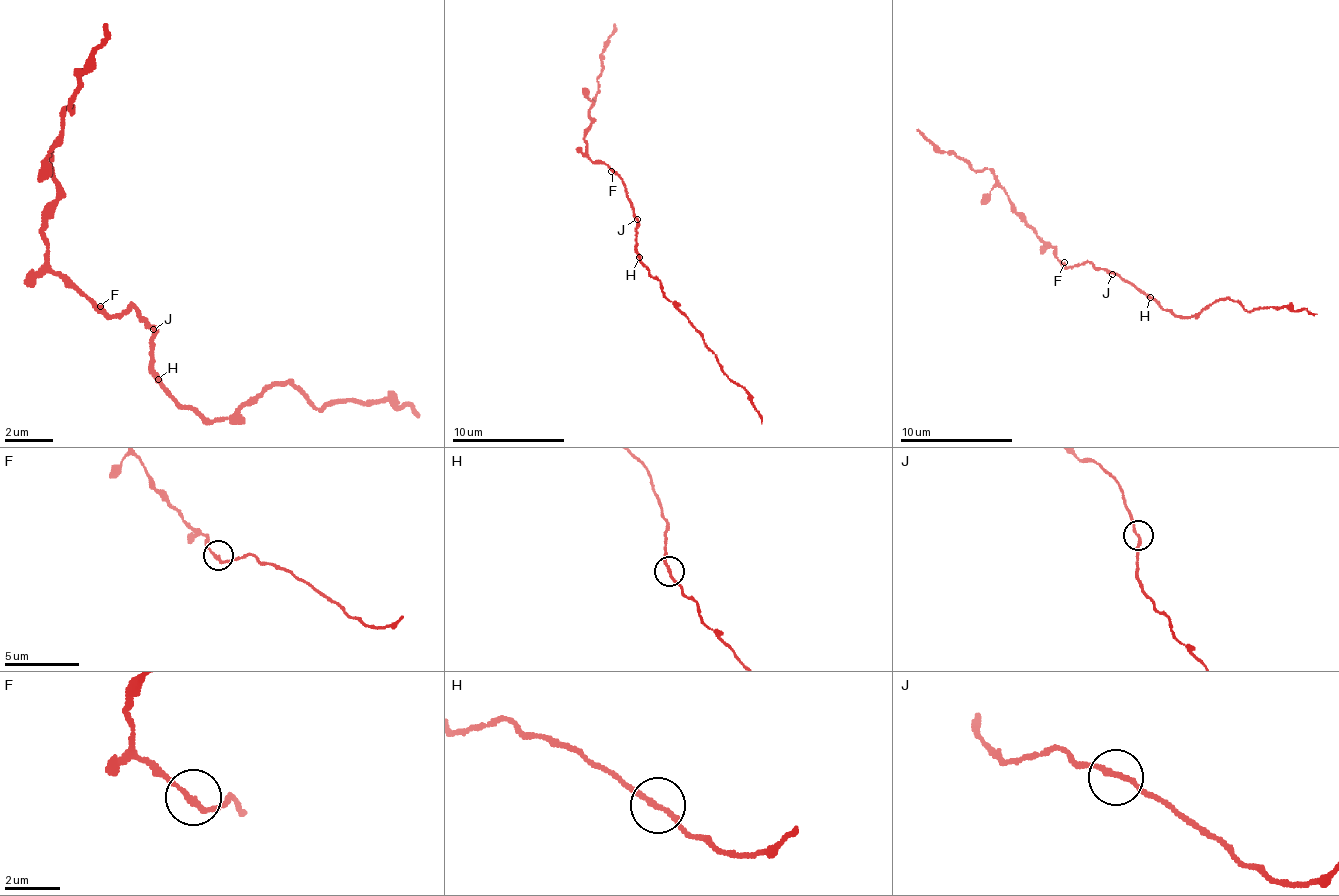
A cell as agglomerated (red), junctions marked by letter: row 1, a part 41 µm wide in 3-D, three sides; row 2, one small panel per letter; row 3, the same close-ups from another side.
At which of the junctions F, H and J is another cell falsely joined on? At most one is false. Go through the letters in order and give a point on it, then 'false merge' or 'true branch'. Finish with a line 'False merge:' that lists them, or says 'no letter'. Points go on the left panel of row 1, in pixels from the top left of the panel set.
F: place (100, 306); true branch
H: place (158, 379); true branch
J: place (153, 329); true branch
False merge: no letter

